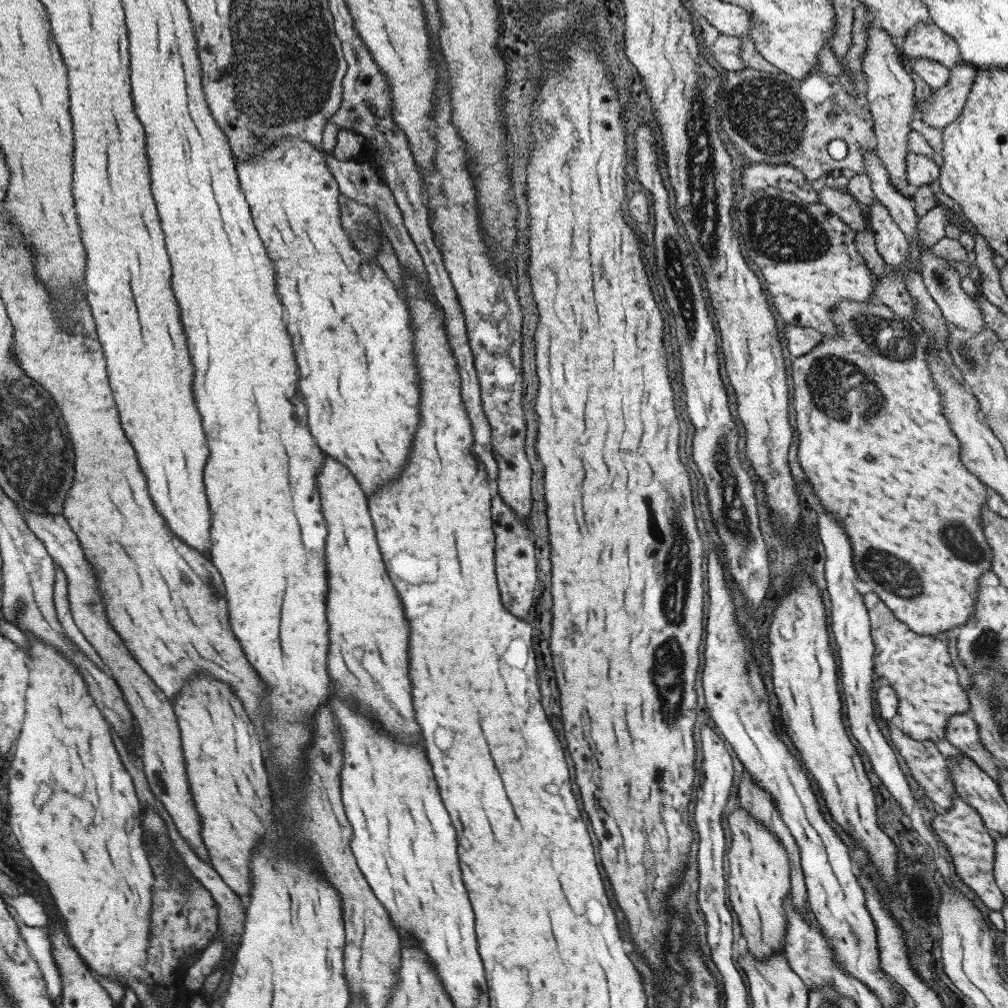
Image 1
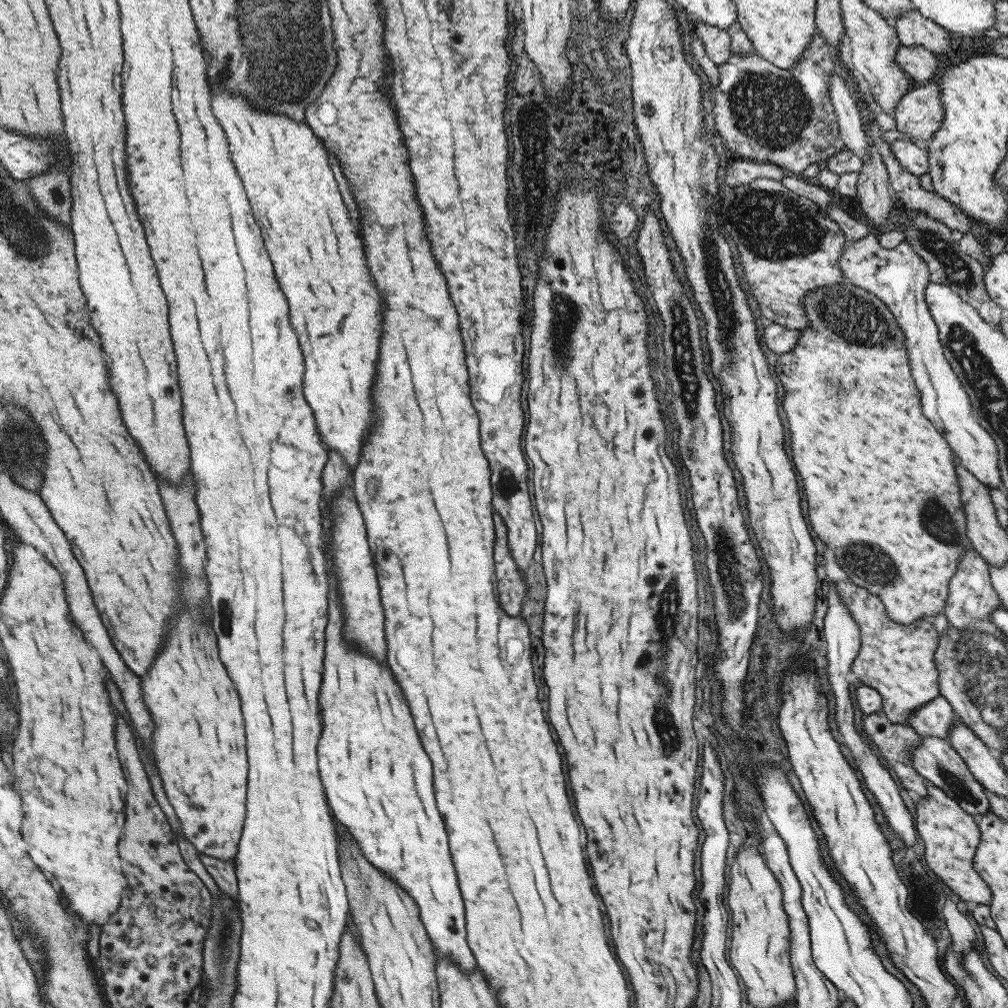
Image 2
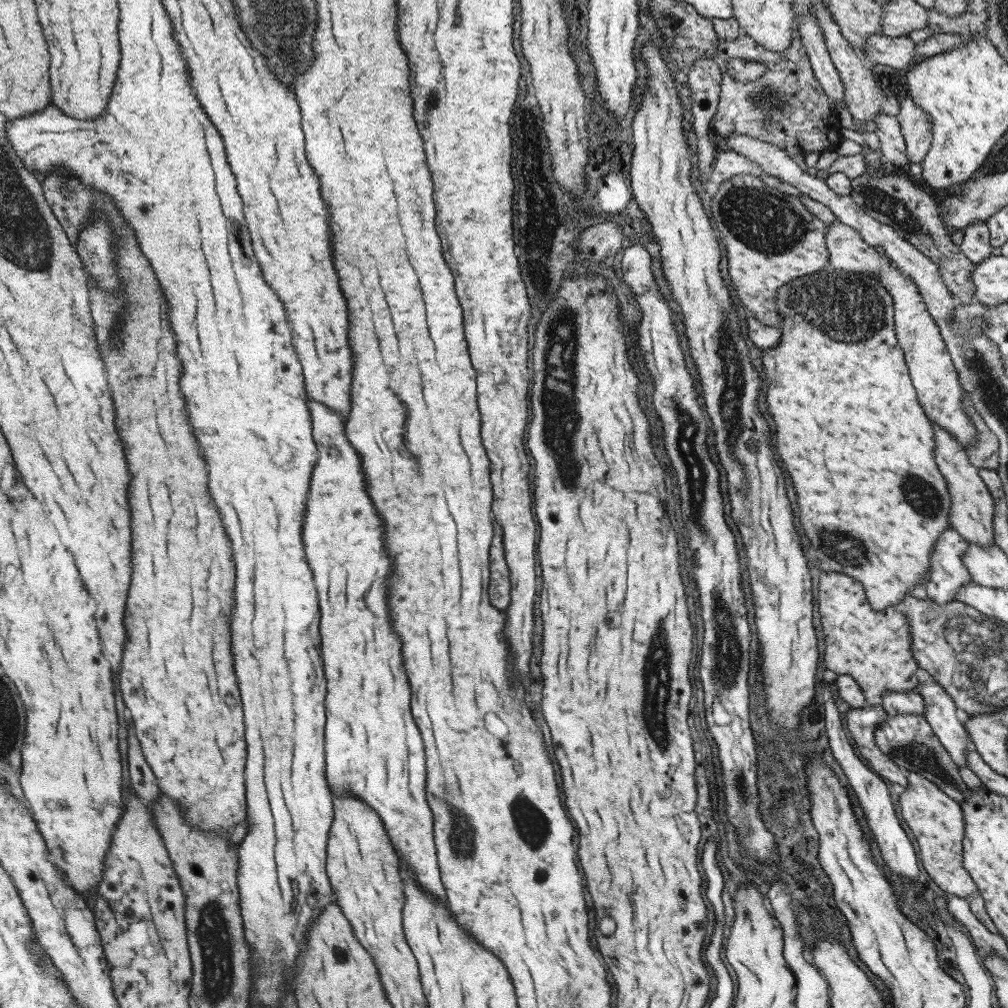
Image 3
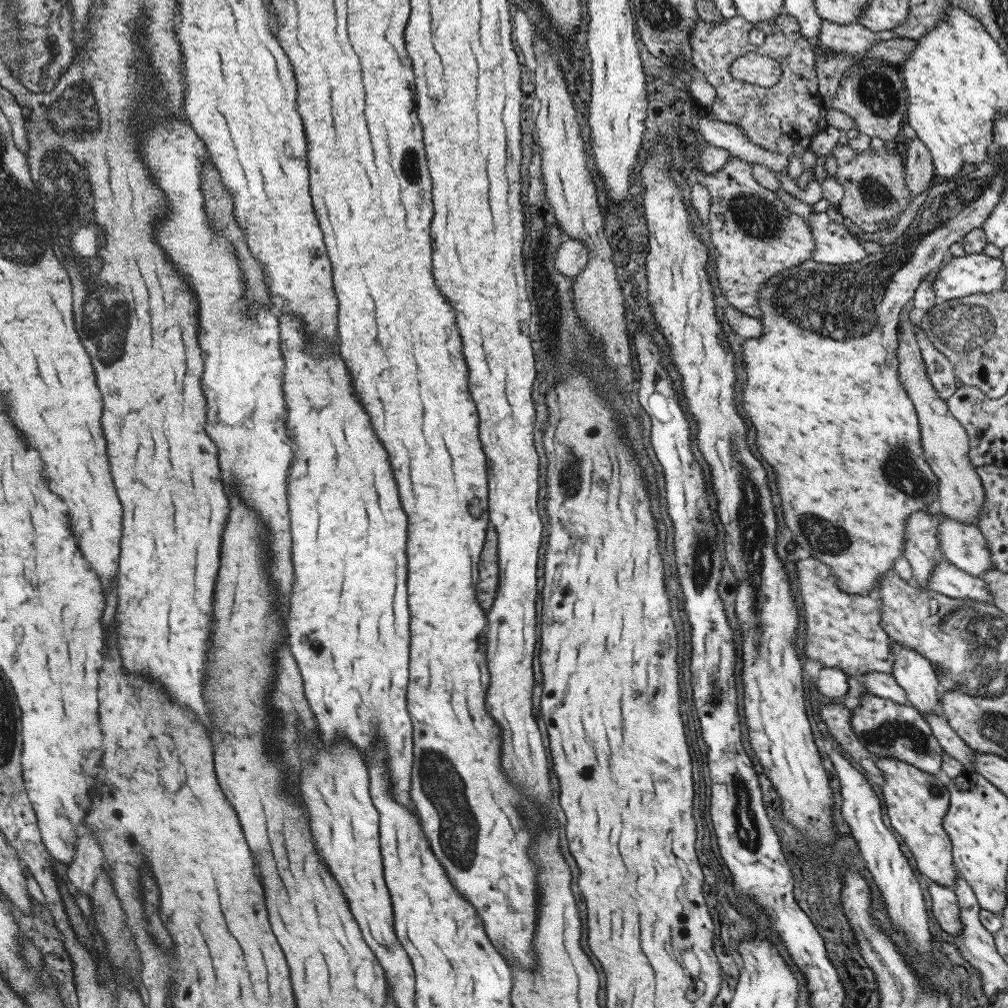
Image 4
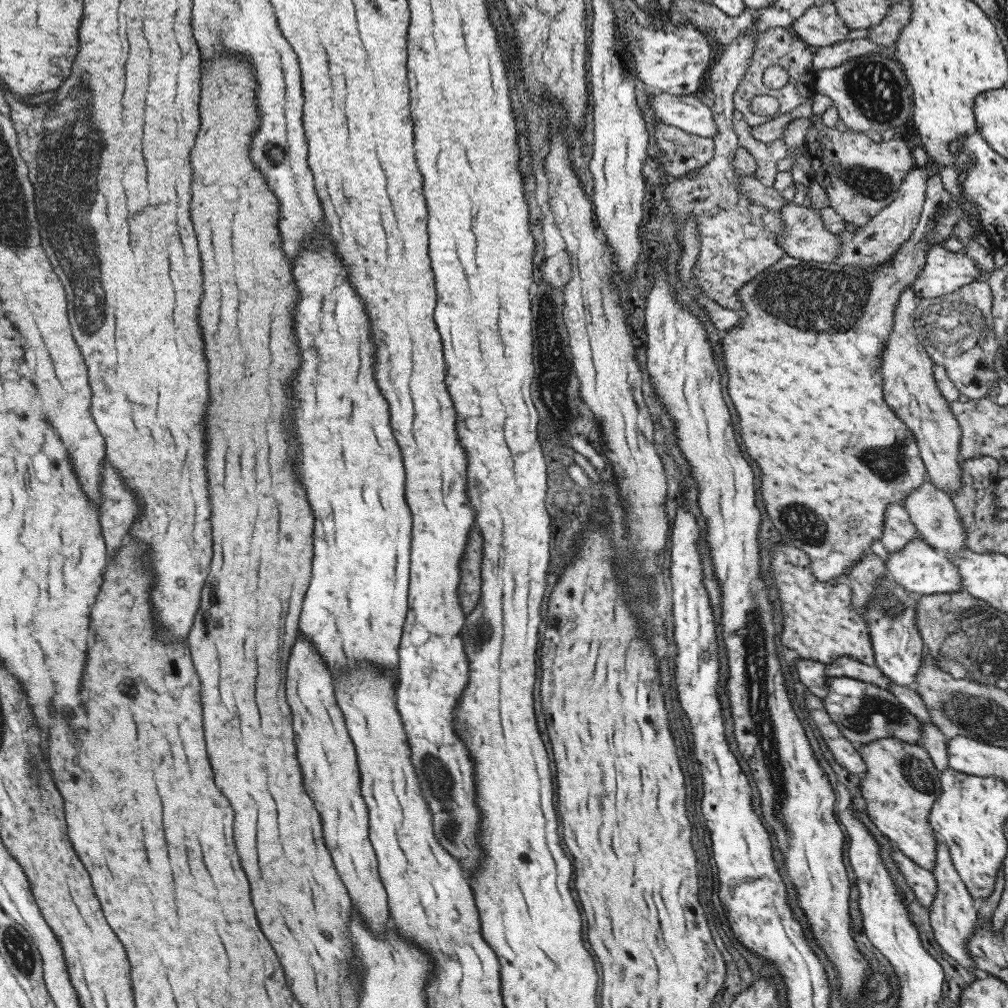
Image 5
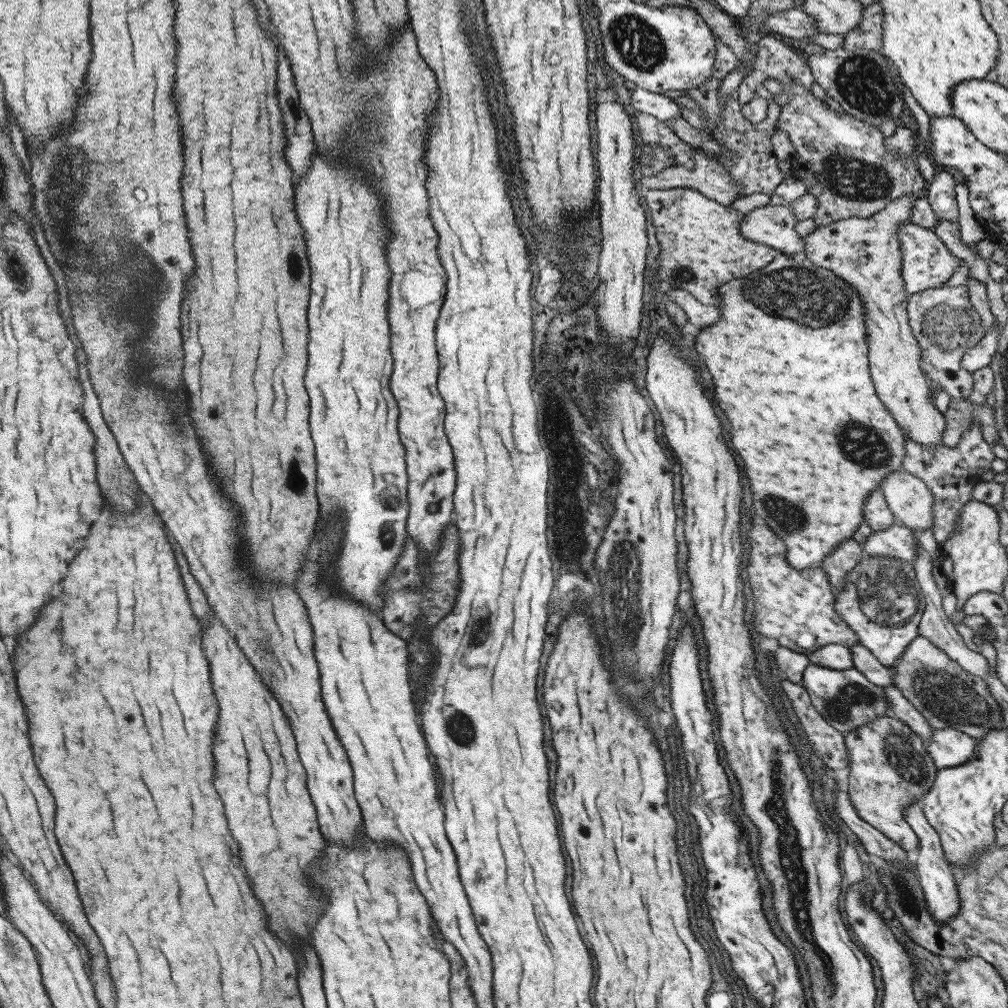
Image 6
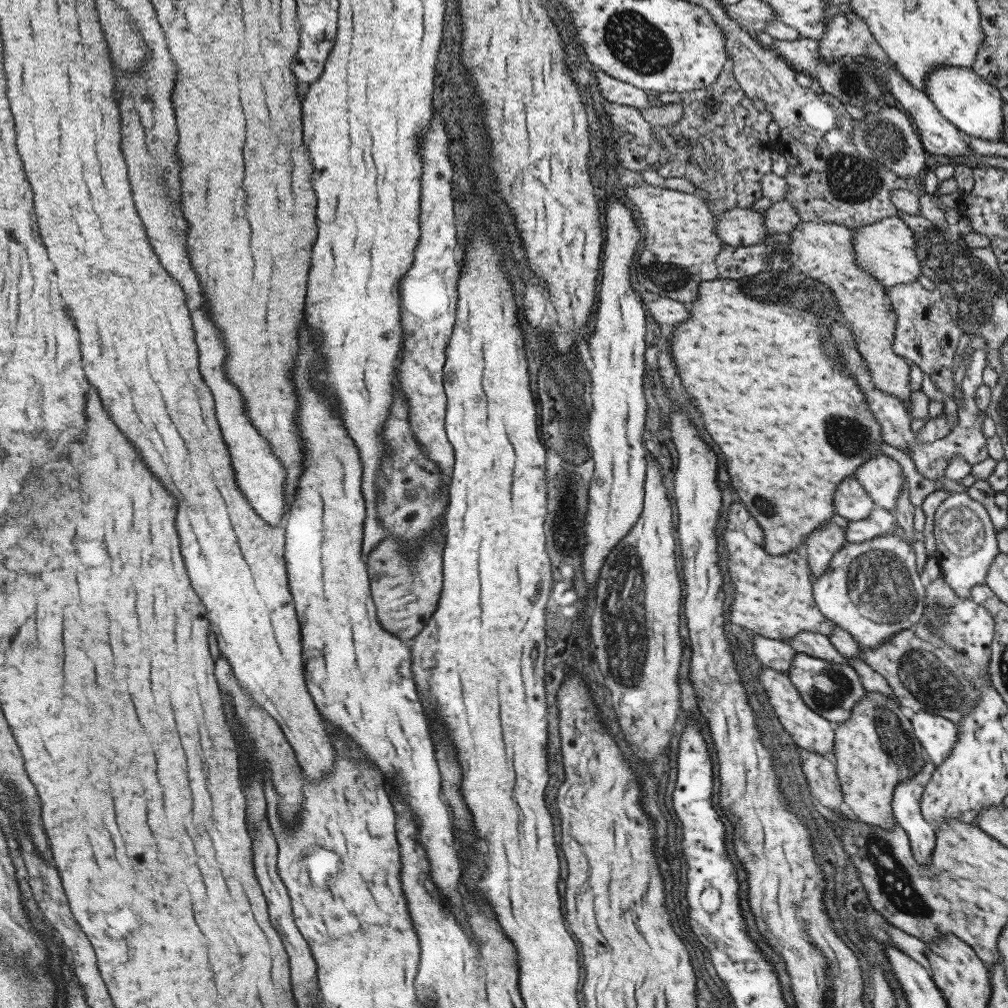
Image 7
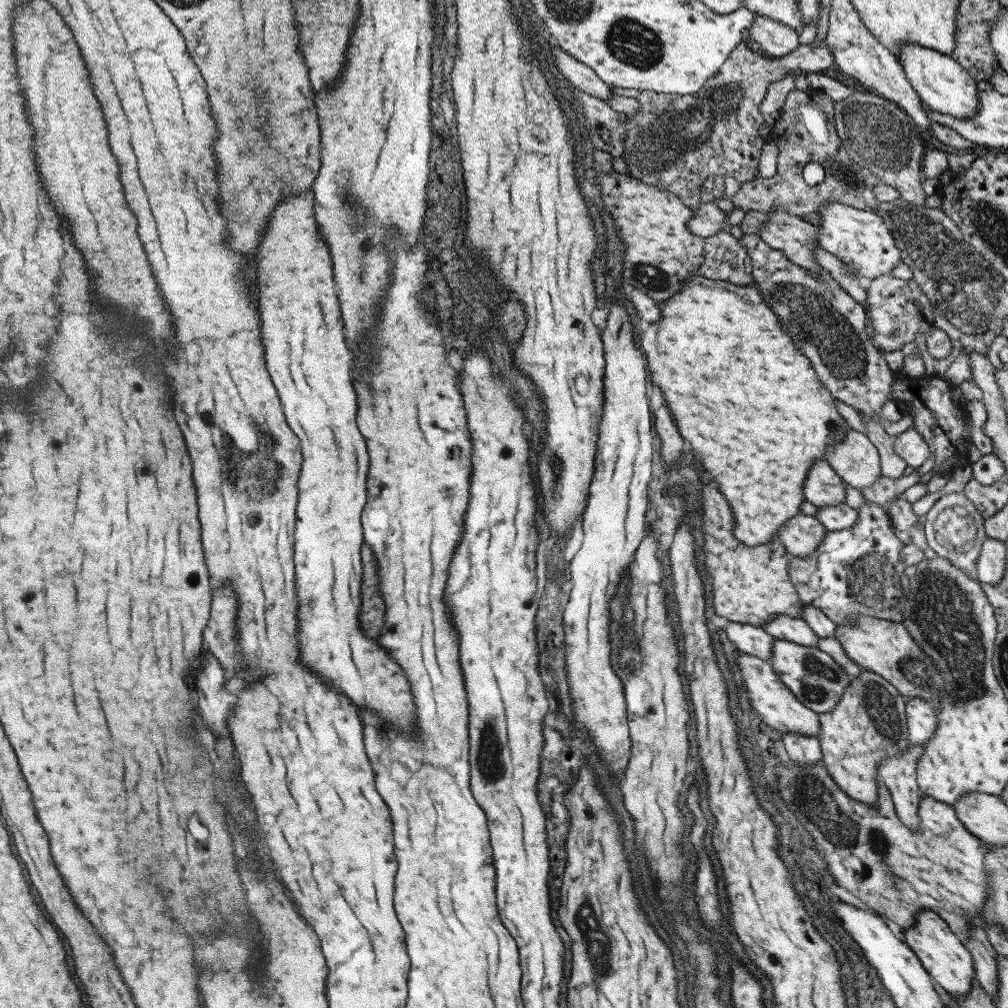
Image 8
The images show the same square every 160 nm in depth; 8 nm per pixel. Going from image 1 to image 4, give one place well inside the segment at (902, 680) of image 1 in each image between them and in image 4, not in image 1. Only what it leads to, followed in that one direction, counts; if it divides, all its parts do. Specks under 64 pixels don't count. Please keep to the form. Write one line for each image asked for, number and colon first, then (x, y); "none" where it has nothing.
2: (895, 659)
3: (871, 646)
4: (843, 631)

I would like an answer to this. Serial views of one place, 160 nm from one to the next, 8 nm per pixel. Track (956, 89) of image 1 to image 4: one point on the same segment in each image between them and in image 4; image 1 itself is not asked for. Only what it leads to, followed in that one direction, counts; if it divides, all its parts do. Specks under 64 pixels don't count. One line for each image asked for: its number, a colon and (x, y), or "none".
2: (918, 114)
3: (914, 125)
4: (918, 170)

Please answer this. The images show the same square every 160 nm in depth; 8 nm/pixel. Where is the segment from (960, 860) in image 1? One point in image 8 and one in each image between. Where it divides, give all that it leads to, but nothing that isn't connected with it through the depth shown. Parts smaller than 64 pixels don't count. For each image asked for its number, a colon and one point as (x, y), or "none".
2: (949, 836)
3: (935, 821)
4: (915, 801)
5: (900, 783)
6: (889, 768)
7: (876, 748)
8: (867, 724)

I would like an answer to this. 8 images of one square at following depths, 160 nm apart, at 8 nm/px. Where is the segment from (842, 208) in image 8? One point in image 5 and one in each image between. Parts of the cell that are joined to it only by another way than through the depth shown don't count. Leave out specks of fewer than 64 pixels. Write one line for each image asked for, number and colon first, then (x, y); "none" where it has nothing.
5: (943, 272)
6: (925, 263)
7: (885, 249)

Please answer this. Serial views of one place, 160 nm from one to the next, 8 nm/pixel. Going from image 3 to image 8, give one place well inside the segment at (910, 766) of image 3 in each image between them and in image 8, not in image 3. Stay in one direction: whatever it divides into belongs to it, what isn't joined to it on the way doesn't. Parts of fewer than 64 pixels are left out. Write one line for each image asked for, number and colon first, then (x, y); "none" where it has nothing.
4: (887, 730)
5: (863, 712)
6: (845, 699)
7: (830, 689)
8: (813, 677)

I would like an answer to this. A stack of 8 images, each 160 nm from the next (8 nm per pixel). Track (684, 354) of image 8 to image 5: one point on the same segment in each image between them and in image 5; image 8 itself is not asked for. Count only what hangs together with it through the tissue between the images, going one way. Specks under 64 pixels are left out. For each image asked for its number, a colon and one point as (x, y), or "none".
5: (793, 382)
6: (783, 400)
7: (789, 430)

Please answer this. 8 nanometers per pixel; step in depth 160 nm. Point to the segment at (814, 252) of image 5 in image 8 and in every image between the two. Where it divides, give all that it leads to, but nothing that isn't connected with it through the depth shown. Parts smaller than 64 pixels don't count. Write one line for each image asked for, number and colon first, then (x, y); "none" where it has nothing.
6: (772, 225)
7: (739, 227)
8: (707, 219)

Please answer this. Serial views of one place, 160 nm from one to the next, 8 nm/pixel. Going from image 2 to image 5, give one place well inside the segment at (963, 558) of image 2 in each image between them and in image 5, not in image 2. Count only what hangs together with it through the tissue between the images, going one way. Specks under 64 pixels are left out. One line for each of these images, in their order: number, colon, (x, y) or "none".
3: (946, 573)
4: (920, 548)
5: (897, 530)

